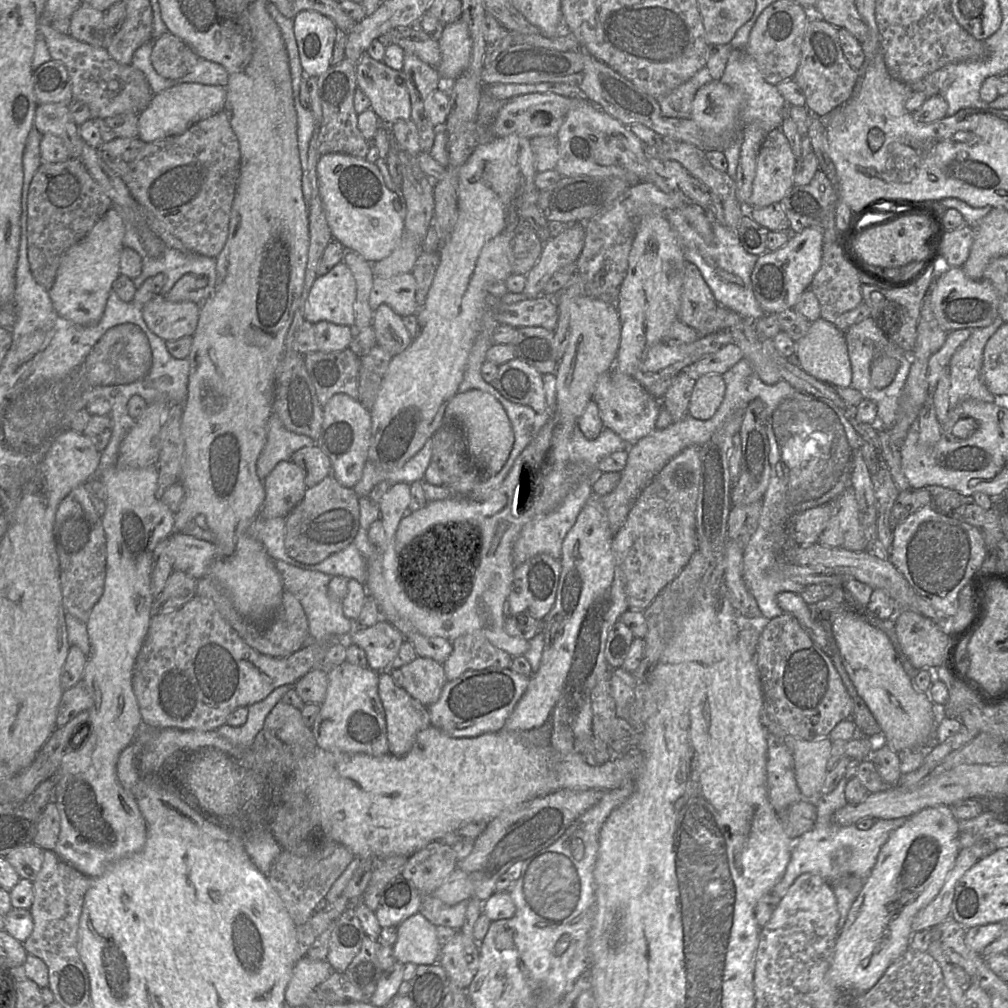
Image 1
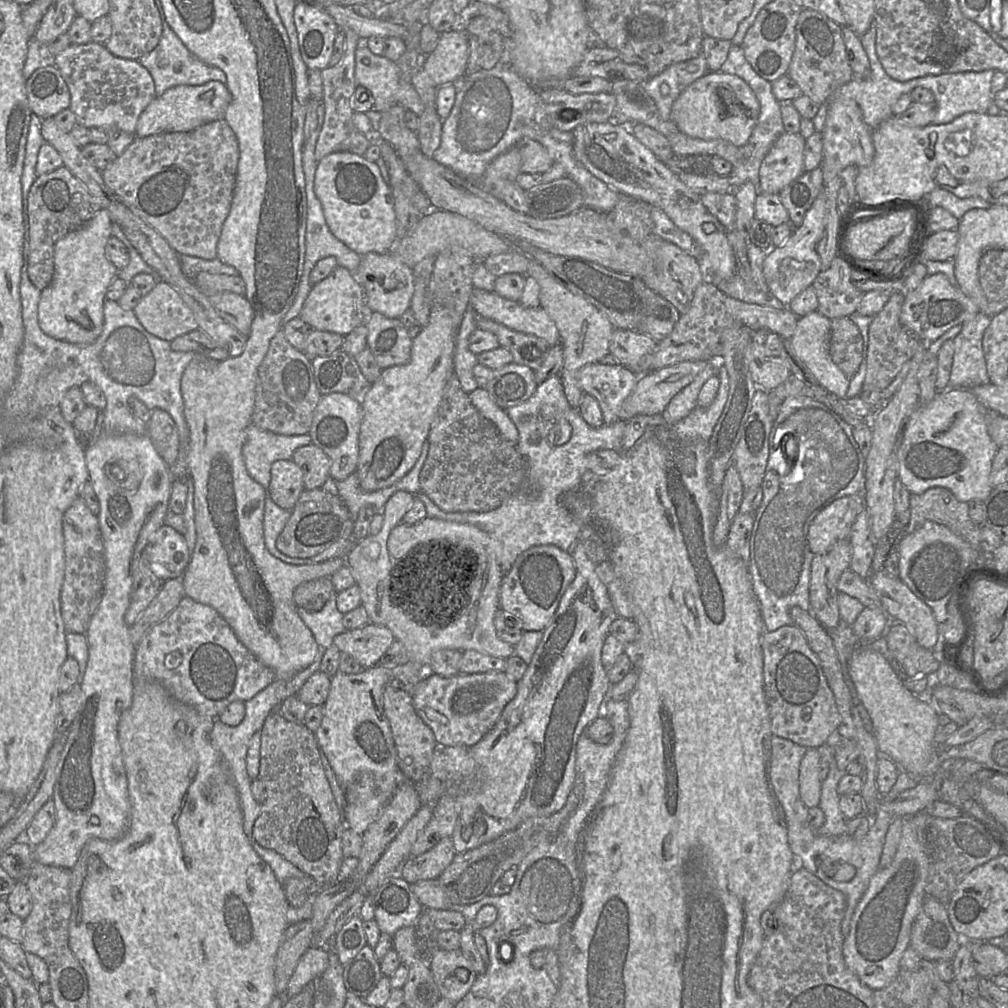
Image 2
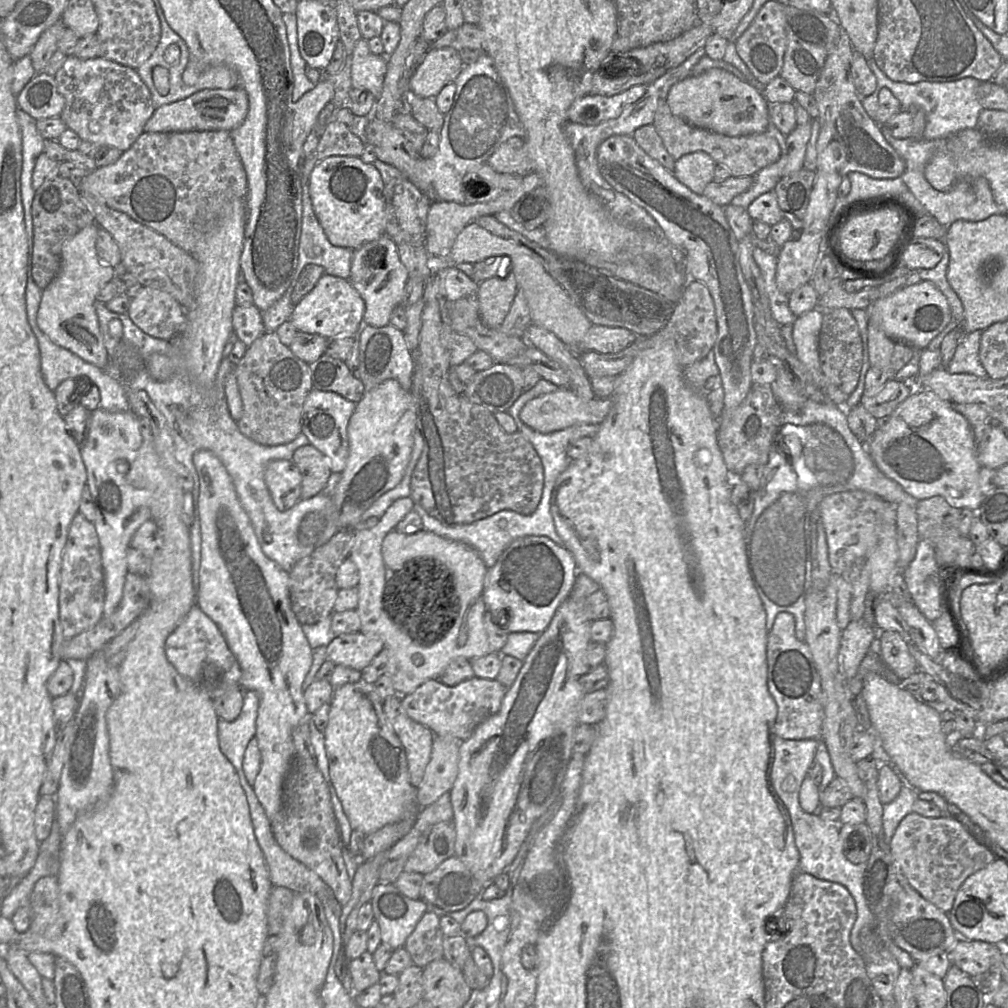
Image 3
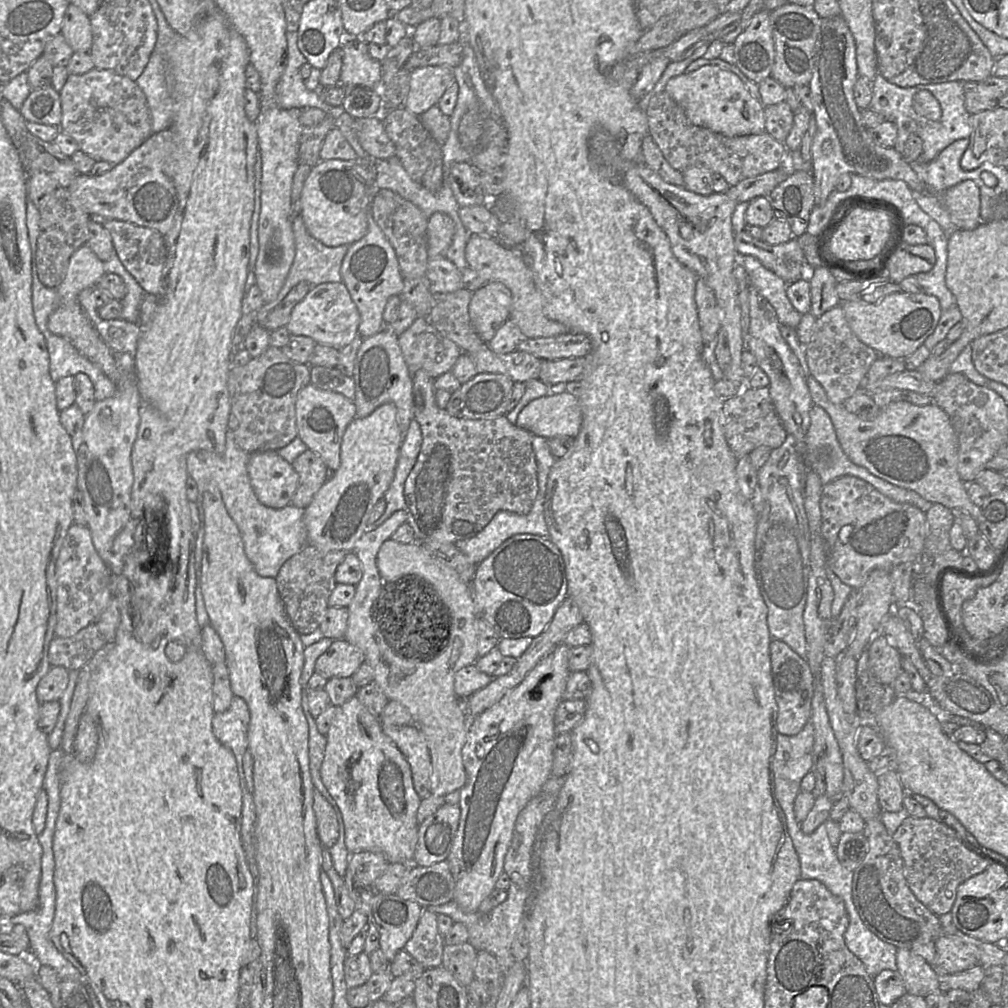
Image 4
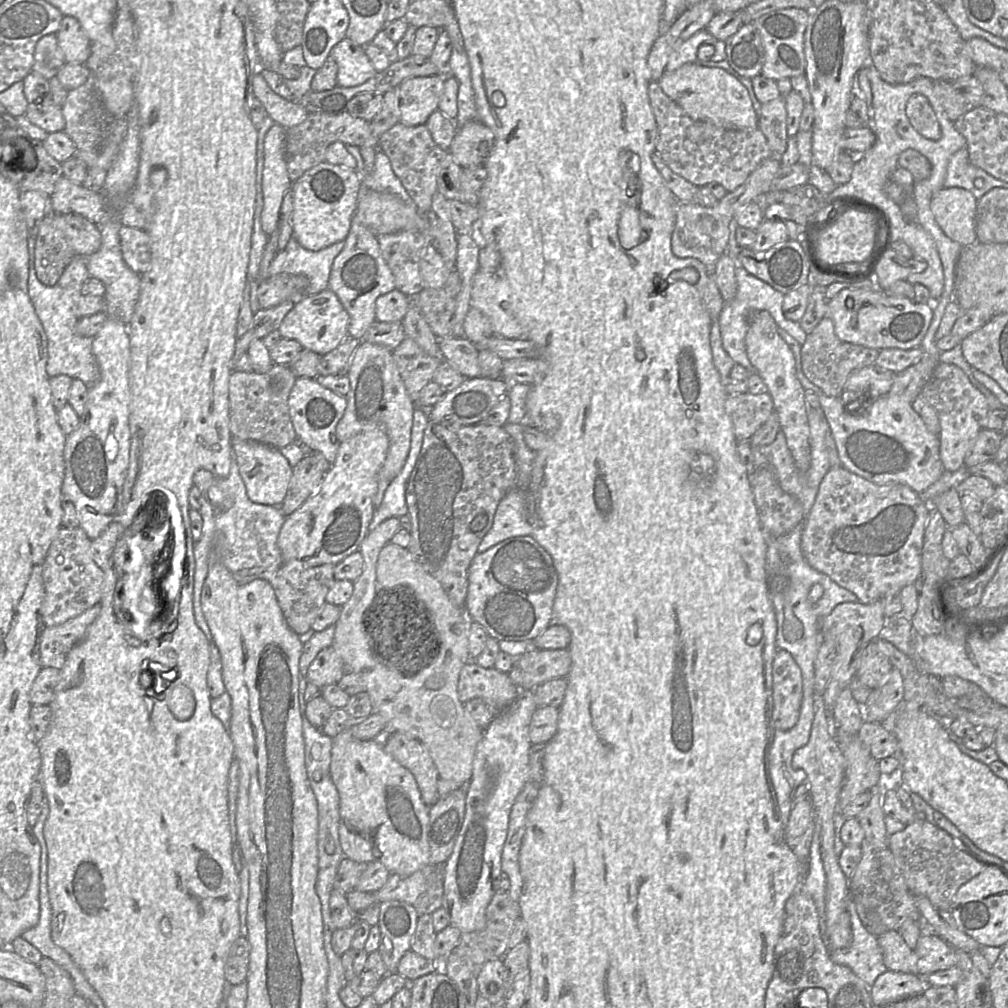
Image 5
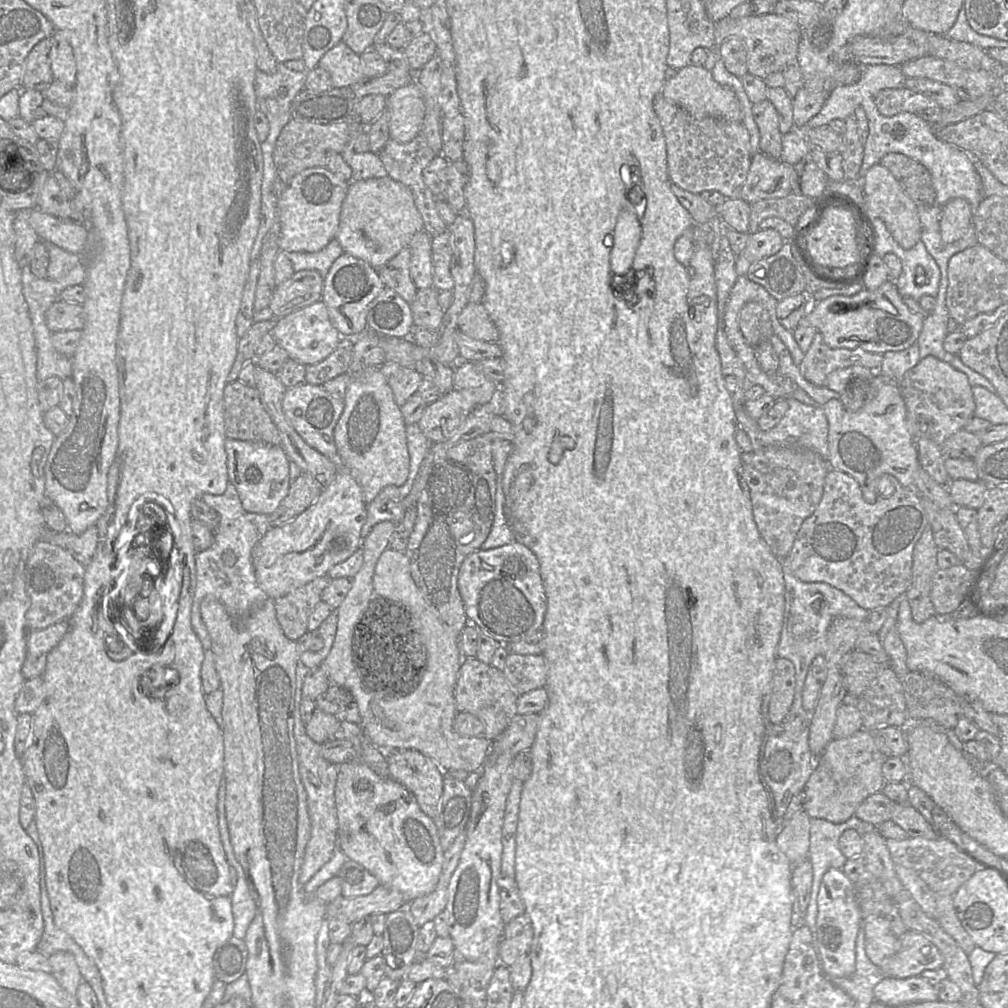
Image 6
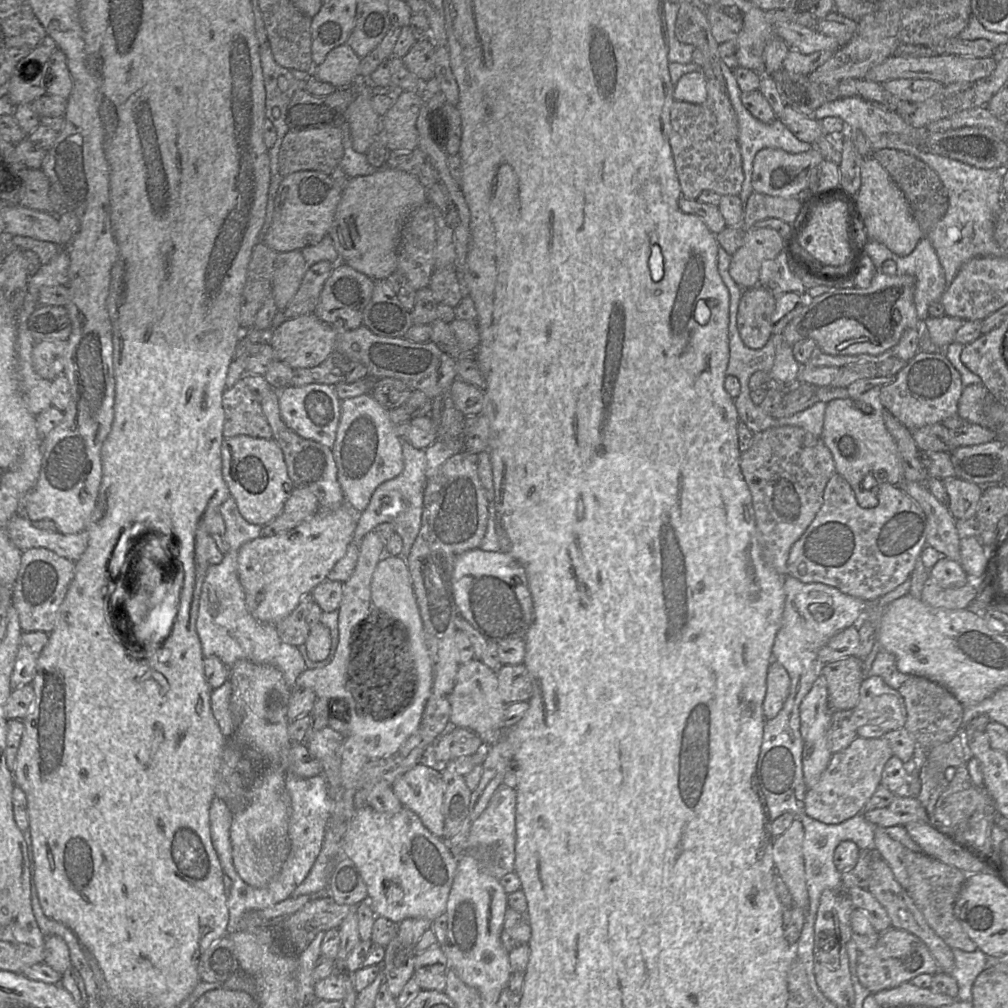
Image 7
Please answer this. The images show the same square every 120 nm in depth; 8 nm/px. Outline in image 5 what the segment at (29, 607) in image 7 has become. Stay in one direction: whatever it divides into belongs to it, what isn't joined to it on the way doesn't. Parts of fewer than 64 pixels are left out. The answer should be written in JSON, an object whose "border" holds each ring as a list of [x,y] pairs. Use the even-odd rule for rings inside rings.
{"border":[[[62,527],[51,543],[42,571],[45,596],[40,615],[44,626],[61,625],[100,602],[104,570],[91,557],[91,542],[82,528]]]}

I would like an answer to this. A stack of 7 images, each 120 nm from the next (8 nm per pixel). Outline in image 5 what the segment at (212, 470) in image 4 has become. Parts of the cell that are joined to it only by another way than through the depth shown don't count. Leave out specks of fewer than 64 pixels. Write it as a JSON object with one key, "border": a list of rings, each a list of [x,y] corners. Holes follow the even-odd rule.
{"border":[[[234,452],[230,472],[225,478],[219,478],[208,470],[199,469],[193,476],[193,482],[201,493],[199,512],[203,518],[201,537],[194,544],[193,609],[197,626],[207,640],[213,643],[212,634],[201,607],[201,592],[208,574],[208,558],[211,549],[213,548],[217,553],[238,583],[247,584],[255,579],[264,579],[271,584],[283,564],[277,539],[286,516],[281,512],[280,507],[254,503],[249,499]]]}

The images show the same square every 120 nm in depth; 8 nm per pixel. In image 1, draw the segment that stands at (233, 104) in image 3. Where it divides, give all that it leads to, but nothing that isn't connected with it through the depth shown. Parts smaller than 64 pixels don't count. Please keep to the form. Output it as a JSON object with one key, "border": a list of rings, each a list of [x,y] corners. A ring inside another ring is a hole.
{"border":[[[182,83],[155,94],[149,105],[138,115],[138,137],[145,143],[154,142],[185,132],[196,122],[222,110],[226,100],[226,88],[218,85]]]}

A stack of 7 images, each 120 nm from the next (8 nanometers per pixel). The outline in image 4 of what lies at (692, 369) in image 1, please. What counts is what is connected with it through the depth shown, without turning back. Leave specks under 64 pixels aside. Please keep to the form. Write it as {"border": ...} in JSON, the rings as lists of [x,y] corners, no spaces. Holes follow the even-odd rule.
{"border":[[[559,388],[532,400],[519,413],[516,425],[534,435],[550,439],[558,436],[575,437],[582,423],[582,412],[577,398]]]}

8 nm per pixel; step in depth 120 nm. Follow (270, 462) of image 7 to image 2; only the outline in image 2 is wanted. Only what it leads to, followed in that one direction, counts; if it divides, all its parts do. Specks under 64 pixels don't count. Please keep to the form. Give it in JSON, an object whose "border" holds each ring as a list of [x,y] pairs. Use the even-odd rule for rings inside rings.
{"border":[[[278,460],[272,464],[267,494],[280,508],[293,510],[304,490],[302,470],[293,460]]]}

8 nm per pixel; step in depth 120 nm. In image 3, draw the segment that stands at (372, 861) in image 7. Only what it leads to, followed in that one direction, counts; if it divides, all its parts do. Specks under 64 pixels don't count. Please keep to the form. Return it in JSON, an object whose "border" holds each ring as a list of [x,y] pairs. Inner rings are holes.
{"border":[[[360,679],[335,688],[329,705],[328,723],[323,732],[329,775],[351,829],[368,835],[400,821],[408,813],[415,813],[416,788],[409,780],[405,750],[386,718],[383,701],[373,683]]]}

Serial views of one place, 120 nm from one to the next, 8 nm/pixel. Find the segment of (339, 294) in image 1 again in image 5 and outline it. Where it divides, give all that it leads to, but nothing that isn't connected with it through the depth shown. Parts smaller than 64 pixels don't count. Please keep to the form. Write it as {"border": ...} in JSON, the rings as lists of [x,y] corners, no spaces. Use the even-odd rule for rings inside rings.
{"border":[[[325,289],[313,295],[297,298],[296,304],[282,321],[278,331],[283,339],[298,341],[303,349],[311,350],[320,356],[335,350],[348,336],[349,315],[336,294]]]}

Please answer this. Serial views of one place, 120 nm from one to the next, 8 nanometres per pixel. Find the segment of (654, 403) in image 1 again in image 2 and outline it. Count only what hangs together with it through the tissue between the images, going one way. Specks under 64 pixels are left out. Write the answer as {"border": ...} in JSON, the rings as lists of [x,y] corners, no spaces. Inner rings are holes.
{"border":[[[613,359],[590,363],[576,373],[578,386],[596,399],[604,424],[618,420],[625,399],[631,394],[638,376]]]}

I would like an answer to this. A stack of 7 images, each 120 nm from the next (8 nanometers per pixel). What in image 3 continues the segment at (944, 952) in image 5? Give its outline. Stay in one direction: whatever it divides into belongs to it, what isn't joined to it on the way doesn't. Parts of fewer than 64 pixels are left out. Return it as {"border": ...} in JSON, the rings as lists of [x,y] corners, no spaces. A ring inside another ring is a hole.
{"border":[[[956,941],[947,954],[951,964],[971,977],[999,965],[1003,957],[994,943],[983,941]]]}

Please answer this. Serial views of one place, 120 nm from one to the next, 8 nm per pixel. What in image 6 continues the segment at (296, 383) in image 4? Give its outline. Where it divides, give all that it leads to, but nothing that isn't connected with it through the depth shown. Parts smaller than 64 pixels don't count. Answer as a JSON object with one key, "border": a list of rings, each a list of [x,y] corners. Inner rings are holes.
{"border":[[[238,379],[224,388],[224,421],[228,438],[281,445],[279,431],[264,409],[258,390]]]}

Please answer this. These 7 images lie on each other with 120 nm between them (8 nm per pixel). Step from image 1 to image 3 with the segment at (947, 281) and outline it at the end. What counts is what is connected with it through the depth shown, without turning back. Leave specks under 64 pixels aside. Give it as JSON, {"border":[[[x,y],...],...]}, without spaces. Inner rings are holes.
{"border":[[[920,281],[909,285],[890,296],[878,298],[866,309],[869,320],[878,325],[889,337],[907,343],[916,350],[927,348],[931,340],[936,337],[952,320],[951,310],[944,294],[930,281]]]}

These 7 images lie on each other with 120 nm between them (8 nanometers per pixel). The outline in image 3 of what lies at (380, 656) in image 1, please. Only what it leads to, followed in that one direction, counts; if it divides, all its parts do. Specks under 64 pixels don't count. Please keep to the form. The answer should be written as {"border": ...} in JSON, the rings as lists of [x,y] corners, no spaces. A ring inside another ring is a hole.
{"border":[[[363,632],[343,634],[327,645],[326,660],[362,671],[383,648],[383,641],[378,636]]]}

